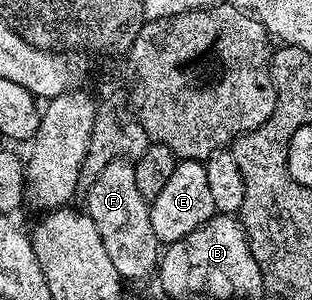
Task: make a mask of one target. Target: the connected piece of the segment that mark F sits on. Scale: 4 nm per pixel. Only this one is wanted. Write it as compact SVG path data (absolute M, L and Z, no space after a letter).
M128 158L116 159L95 177L87 189L89 207L87 214L95 221L99 237L103 237L103 249L111 257L111 265L121 275L122 280L145 279L154 274L159 262L159 244L155 229L151 229L150 204L135 189L135 169Z

